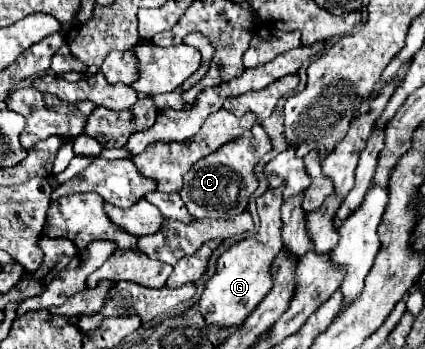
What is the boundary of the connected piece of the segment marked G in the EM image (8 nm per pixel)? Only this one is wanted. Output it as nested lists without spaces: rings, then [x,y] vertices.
[[[282,186],[276,190],[266,190],[256,200],[256,204],[264,204],[264,208],[260,206],[260,212],[262,212],[260,230],[252,238],[244,238],[244,240],[232,244],[224,254],[220,254],[216,258],[214,274],[206,282],[202,298],[194,306],[196,312],[200,312],[204,316],[206,324],[216,324],[222,330],[242,324],[244,318],[248,318],[248,314],[252,314],[252,310],[262,302],[264,294],[268,294],[268,290],[272,288],[270,286],[272,282],[268,282],[268,268],[272,264],[272,258],[276,258],[276,254],[282,250],[282,242],[280,242],[282,190],[284,190]]]

